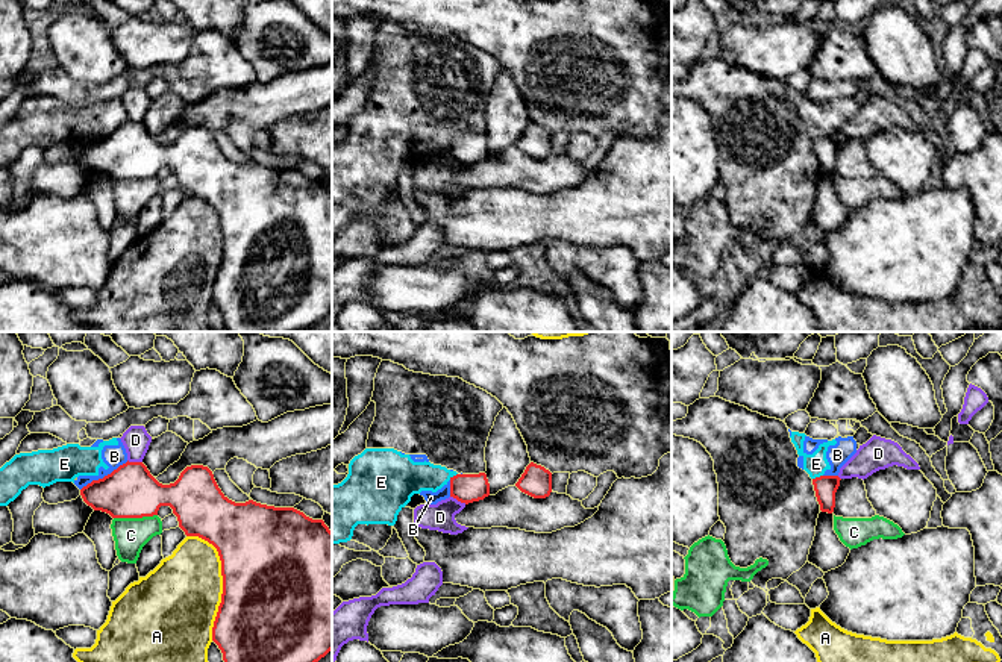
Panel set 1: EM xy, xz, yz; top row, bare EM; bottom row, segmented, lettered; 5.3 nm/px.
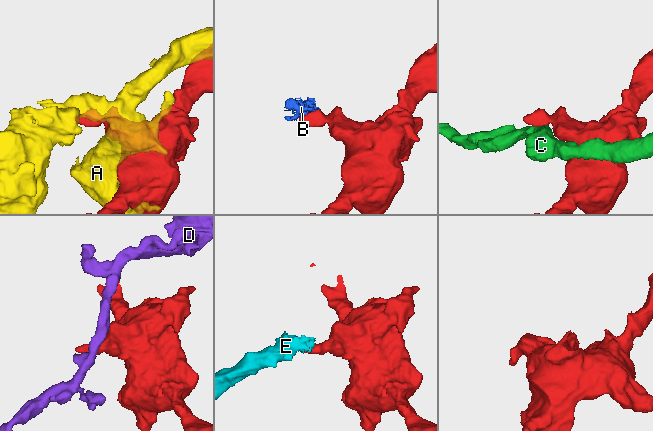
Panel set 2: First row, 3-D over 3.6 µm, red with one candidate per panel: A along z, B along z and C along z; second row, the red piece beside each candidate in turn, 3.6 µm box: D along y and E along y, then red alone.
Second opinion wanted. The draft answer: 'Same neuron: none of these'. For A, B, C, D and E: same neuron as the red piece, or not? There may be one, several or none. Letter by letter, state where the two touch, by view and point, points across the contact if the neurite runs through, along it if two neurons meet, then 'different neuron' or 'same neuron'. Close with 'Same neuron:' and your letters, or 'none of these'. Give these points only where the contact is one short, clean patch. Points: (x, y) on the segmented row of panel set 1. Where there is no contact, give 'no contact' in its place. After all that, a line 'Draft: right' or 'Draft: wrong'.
A: meets red in xy at (223, 580); different neuron
B: meets red in xy at (105, 476); border along xy (128, 461), (102, 477), (93, 479), (81, 490); different neuron
C: meets red in xy at (135, 517); border along xy (156, 514), (114, 518); different neuron
D: meets red in xz at (458, 500); border along xz (450, 496), (466, 503); different neuron
E: meets red in yz at (817, 477); border along yz (822, 474), (813, 479); different neuron
Same neuron: none of these
Draft: right

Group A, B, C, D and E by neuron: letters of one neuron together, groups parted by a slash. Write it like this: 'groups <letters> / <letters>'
groups A / B E / C / D

